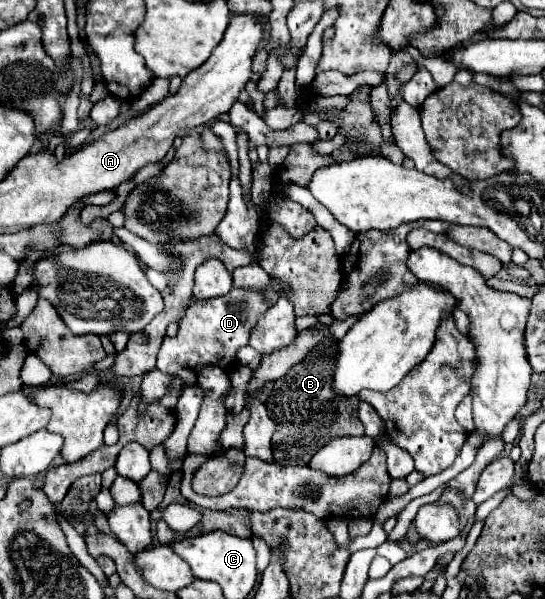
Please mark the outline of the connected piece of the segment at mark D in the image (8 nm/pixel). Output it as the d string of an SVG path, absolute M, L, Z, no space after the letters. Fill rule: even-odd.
M232 288L222 298L210 302L190 300L190 306L182 314L176 336L165 336L158 352L158 370L180 378L186 386L200 386L204 390L204 402L200 416L188 438L190 454L224 454L220 444L220 432L226 428L226 392L230 390L230 366L236 364L236 352L248 344L250 332L258 320L268 312L270 302L260 290Z

